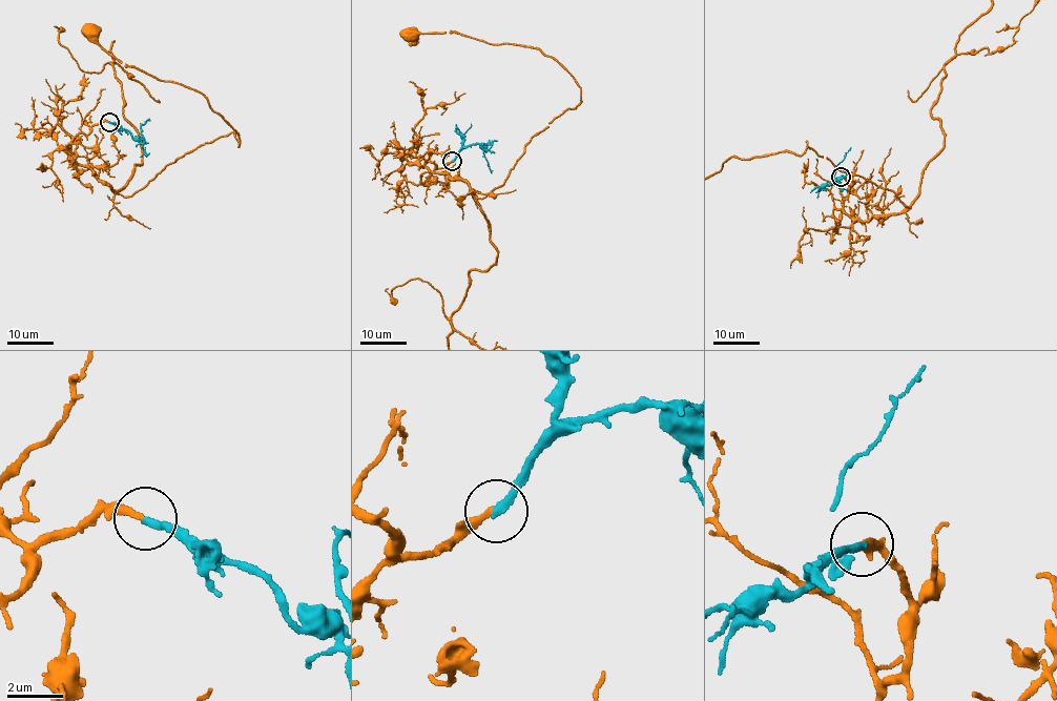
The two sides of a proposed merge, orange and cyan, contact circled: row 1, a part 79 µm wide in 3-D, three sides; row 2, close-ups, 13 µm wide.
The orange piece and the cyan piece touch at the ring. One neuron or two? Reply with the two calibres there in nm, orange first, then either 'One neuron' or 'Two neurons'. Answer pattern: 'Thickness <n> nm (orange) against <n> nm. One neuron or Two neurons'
Thickness 280 nm (orange) against 320 nm. One neuron

